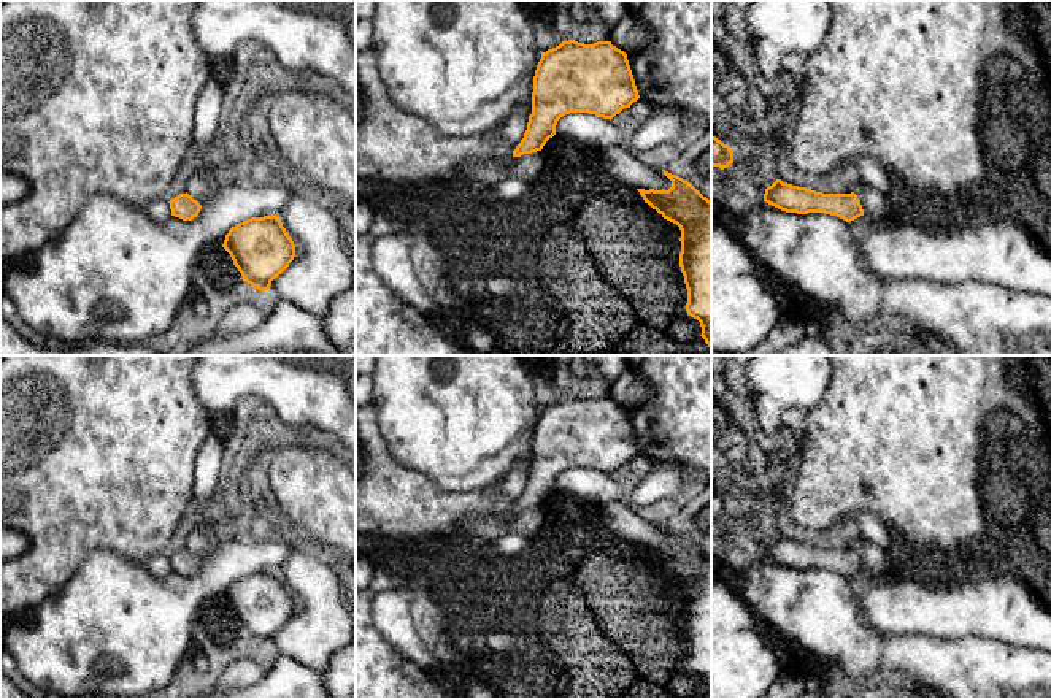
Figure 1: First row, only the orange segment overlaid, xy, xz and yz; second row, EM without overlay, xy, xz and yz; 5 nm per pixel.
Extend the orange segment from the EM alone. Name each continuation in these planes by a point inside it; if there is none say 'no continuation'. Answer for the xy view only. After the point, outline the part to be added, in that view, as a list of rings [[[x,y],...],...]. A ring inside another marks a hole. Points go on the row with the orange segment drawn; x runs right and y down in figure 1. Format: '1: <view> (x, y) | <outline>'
no continuation

